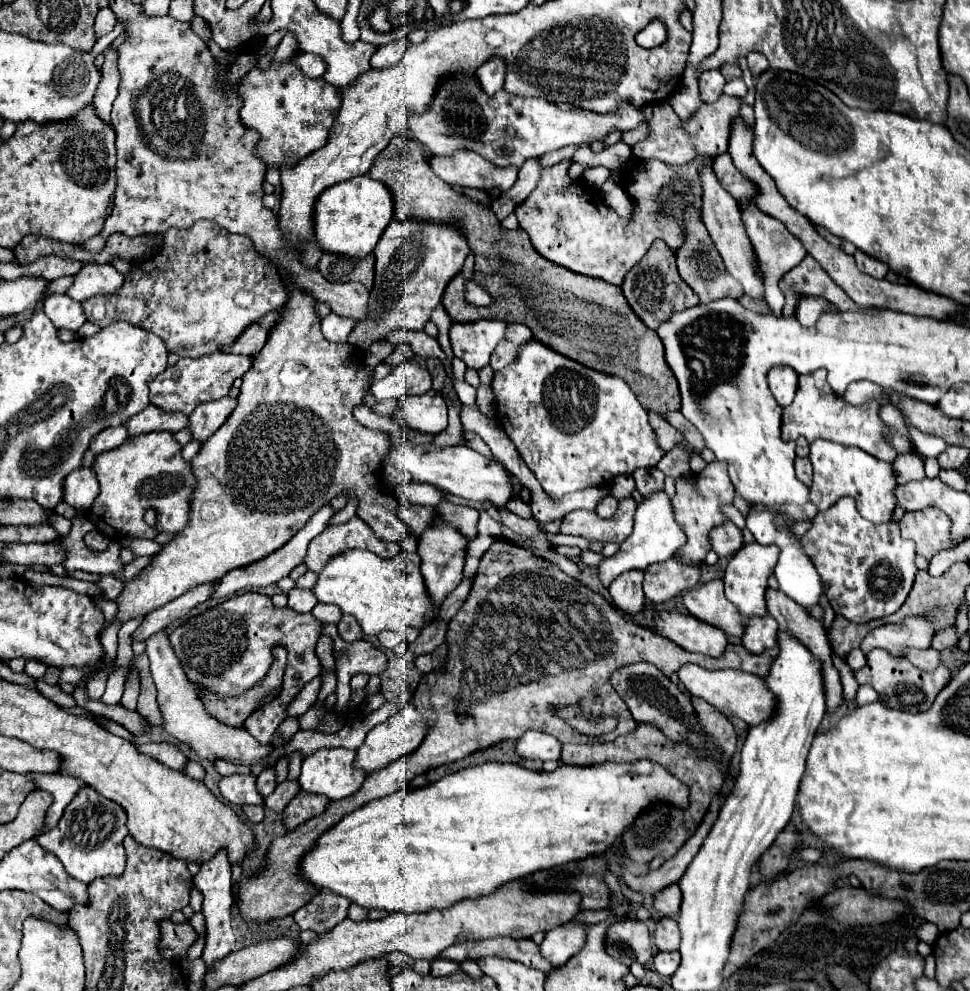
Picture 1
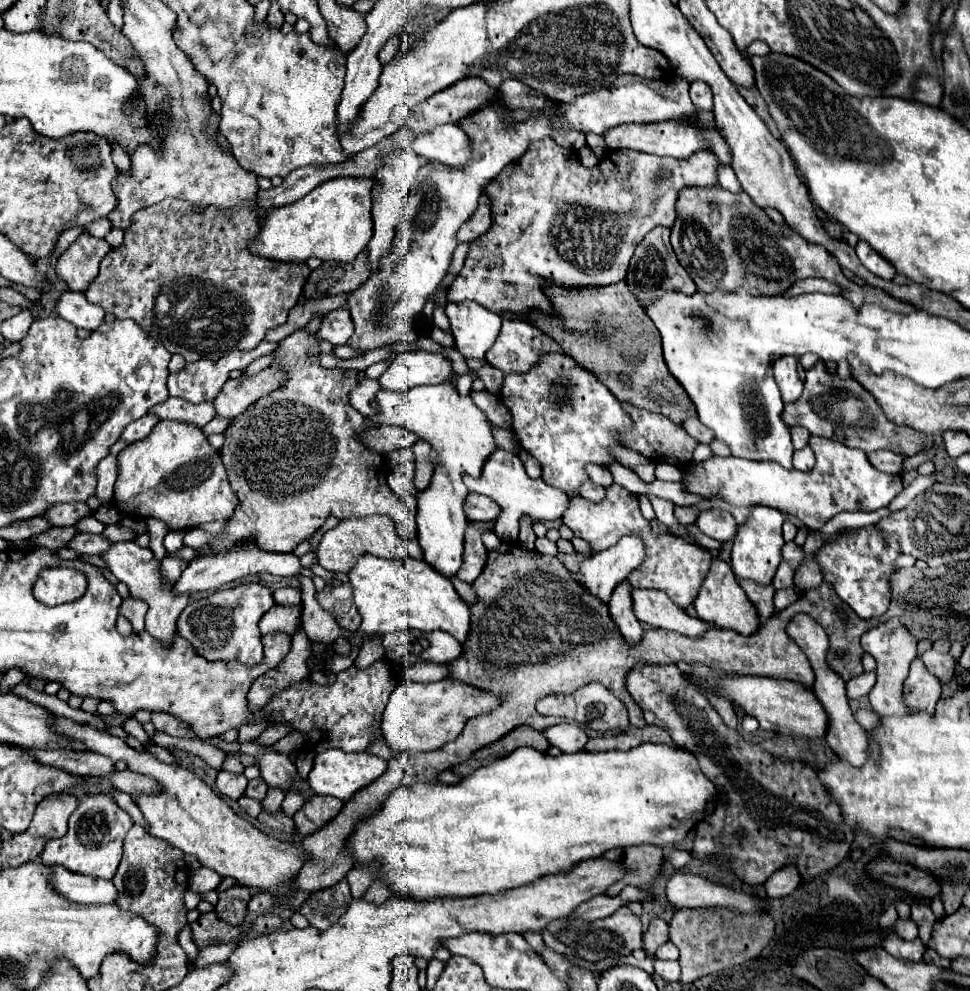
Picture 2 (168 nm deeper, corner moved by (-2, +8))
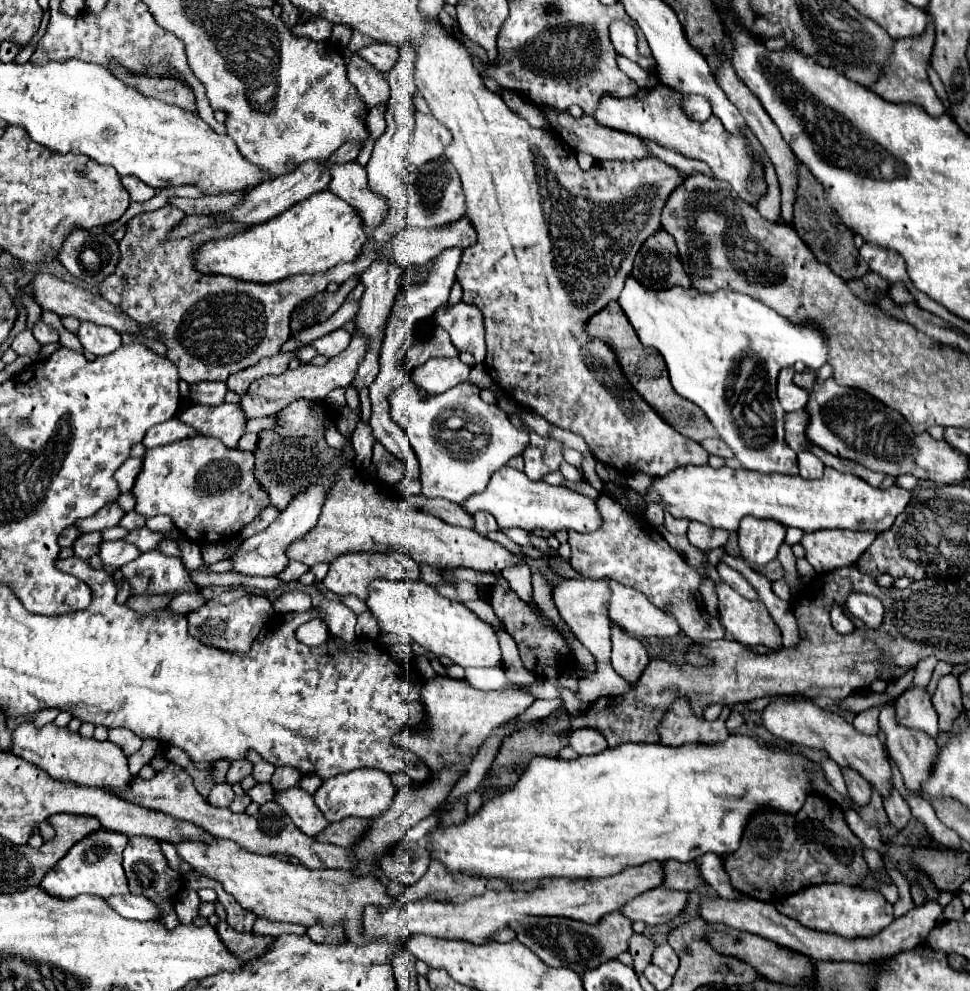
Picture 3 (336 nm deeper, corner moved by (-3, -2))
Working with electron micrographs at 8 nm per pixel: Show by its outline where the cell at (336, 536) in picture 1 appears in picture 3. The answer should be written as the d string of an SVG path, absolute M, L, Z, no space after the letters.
M348 554L348 556L338 556L336 560L330 562L330 570L328 570L326 578L322 580L322 584L338 596L354 594L360 600L366 600L370 582L374 582L378 578L418 582L420 580L420 566L416 562L412 562L410 558L406 558L404 554Z

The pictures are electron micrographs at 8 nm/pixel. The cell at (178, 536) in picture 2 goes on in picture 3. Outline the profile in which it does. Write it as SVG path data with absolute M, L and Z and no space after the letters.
M182 538L178 540L180 544L180 550L182 550L182 562L186 568L190 570L196 570L196 568L202 568L204 566L204 560L202 560L202 554L200 554L200 546Z

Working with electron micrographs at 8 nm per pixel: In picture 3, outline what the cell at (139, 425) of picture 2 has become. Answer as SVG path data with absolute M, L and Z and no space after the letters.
M174 416L174 418L170 418L170 422L162 422L158 426L152 426L144 438L144 446L156 448L156 446L164 446L164 444L178 442L178 440L192 438L192 436L198 436L198 432Z

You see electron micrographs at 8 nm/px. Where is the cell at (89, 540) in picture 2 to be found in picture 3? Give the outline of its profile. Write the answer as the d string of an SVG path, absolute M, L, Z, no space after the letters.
M114 540L114 542L102 542L102 550L100 550L100 558L104 564L112 564L114 568L122 568L124 564L136 560L142 552L128 544L126 540Z

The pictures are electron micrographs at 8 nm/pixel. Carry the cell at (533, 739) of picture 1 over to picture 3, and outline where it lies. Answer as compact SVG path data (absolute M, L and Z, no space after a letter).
M580 728L572 732L570 748L578 754L598 754L608 748L608 742L596 728Z

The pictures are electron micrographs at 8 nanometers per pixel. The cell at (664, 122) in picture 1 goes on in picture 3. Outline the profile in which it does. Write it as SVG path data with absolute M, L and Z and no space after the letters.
M540 104L538 106L544 116L548 118L550 126L554 126L552 130L568 144L572 146L576 152L586 152L590 156L594 156L596 160L634 160L634 158L644 158L644 156L650 156L646 154L646 148L642 144L642 140L634 134L626 134L626 132L620 132L620 130L614 130L614 128L608 128L604 124L600 124L594 116L588 116L588 114L582 114L580 118L572 118L568 112L560 112L552 106L544 106Z

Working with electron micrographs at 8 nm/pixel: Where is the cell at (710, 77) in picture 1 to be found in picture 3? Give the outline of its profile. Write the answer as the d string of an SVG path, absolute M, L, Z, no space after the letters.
M686 96L682 110L688 118L694 118L696 122L706 122L712 116L710 104L702 96Z

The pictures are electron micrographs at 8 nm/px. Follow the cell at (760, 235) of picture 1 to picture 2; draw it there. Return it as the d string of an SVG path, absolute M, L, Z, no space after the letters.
M729 166L721 168L721 176L719 176L719 184L721 184L721 186L723 186L725 190L729 190L729 192L735 192L735 194L743 192L743 188L741 188L739 180L735 178L735 172L733 172L733 168L729 168Z

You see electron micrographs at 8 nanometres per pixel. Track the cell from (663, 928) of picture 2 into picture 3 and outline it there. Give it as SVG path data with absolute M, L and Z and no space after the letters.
M634 934L630 938L630 944L628 944L628 952L632 954L634 958L634 970L636 974L642 974L644 968L650 964L652 960L652 950L654 950L654 942L646 936L640 936L640 934Z

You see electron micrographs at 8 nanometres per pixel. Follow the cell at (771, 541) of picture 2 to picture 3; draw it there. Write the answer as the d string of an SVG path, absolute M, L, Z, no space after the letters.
M746 516L738 528L738 544L742 558L750 564L766 564L776 558L778 546L784 542L786 528L776 520L760 520Z

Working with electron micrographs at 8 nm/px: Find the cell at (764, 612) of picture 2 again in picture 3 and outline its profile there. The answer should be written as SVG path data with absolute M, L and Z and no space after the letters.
M718 562L718 564L716 564L716 570L718 570L722 582L726 582L726 584L728 584L730 588L734 588L738 594L742 594L742 596L746 596L746 598L750 598L750 600L758 600L756 590L750 586L750 582L748 582L740 572L732 570L726 562Z

